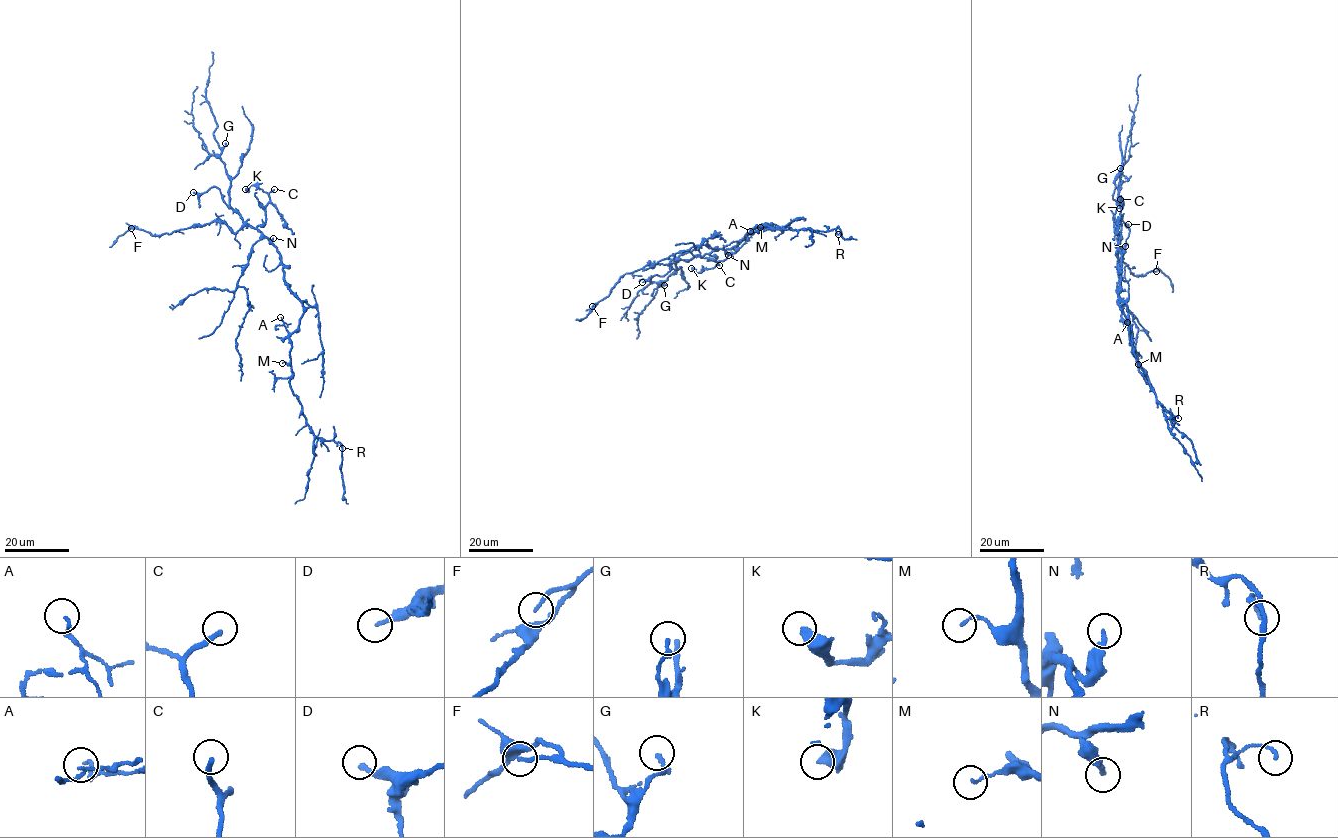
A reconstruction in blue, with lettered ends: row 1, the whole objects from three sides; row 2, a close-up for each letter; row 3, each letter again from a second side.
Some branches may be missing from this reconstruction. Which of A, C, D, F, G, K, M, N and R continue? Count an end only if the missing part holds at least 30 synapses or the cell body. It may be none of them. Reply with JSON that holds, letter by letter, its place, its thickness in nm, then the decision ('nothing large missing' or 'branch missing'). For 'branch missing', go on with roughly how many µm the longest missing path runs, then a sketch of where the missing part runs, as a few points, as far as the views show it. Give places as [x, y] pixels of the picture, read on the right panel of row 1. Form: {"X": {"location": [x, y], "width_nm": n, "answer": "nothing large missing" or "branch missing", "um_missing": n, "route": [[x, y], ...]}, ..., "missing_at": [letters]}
{"A": {"location": [1127, 322], "width_nm": 120, "answer": "nothing large missing"}, "C": {"location": [1120, 199], "width_nm": 200, "answer": "branch missing", "um_missing": 100}, "D": {"location": [1128, 224], "width_nm": 200, "answer": "nothing large missing"}, "F": {"location": [1156, 271], "width_nm": 150, "answer": "nothing large missing"}, "G": {"location": [1120, 168], "width_nm": 180, "answer": "nothing large missing"}, "K": {"location": [1119, 208], "width_nm": 440, "answer": "nothing large missing"}, "M": {"location": [1138, 364], "width_nm": 120, "answer": "nothing large missing"}, "N": {"location": [1125, 246], "width_nm": 240, "answer": "nothing large missing"}, "R": {"location": [1178, 418], "width_nm": 120, "answer": "nothing large missing"}, "missing_at": ["C"]}

